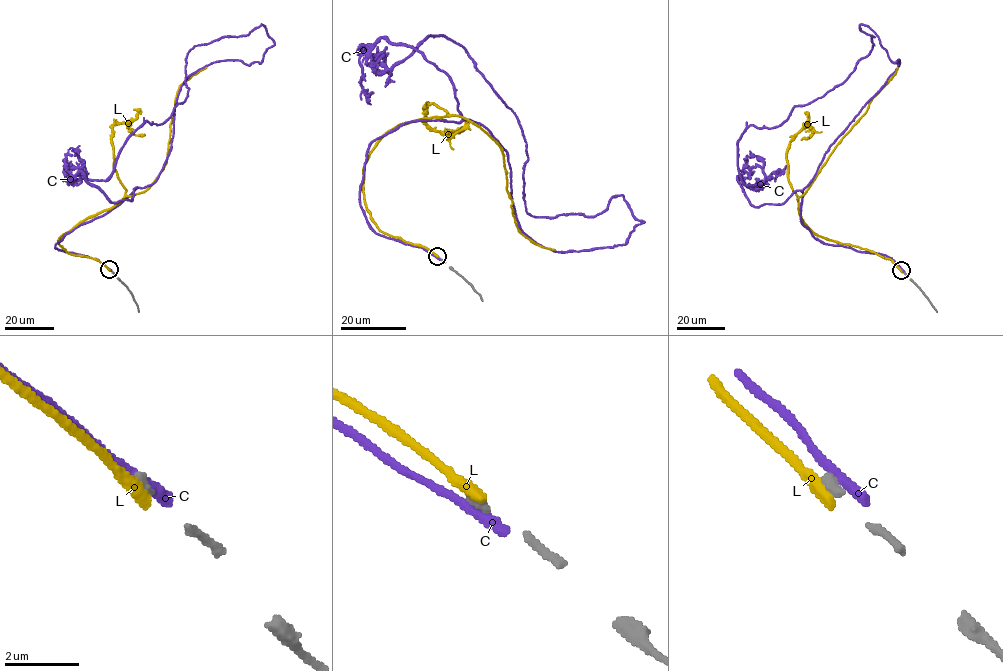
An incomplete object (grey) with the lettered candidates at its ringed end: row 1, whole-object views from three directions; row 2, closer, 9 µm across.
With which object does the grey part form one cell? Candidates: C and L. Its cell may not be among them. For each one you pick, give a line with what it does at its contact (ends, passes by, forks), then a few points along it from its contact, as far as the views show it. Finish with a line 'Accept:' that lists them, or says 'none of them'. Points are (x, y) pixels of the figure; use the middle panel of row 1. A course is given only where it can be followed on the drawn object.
Accept: none of them

